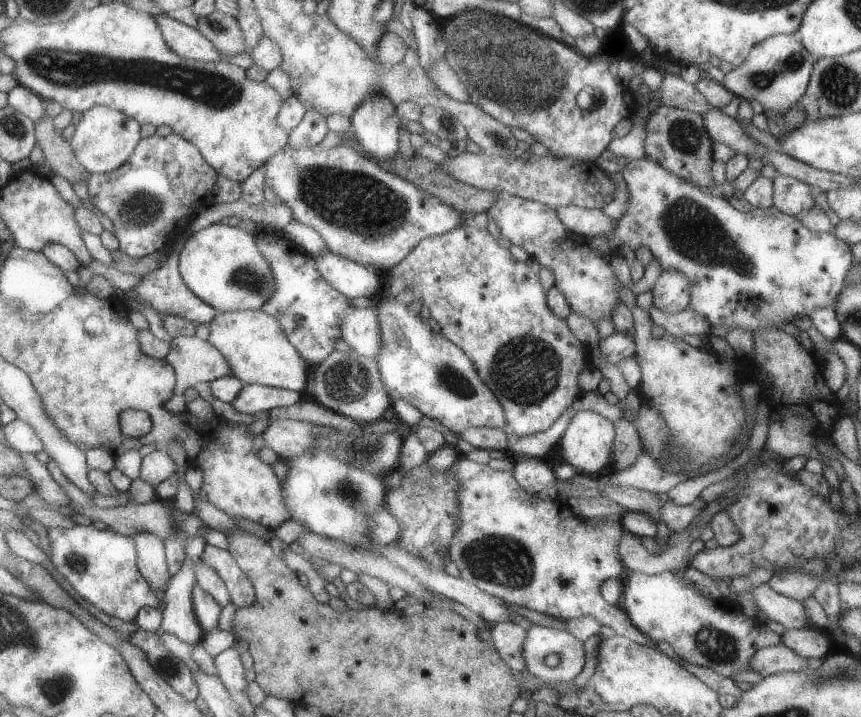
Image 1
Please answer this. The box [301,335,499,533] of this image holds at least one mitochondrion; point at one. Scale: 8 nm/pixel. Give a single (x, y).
(348, 381)

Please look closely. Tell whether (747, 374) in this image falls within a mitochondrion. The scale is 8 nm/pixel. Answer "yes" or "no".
no

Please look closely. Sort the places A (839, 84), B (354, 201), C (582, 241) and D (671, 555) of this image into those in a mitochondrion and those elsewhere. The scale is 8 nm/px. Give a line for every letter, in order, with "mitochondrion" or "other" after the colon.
A: mitochondrion
B: mitochondrion
C: other
D: other

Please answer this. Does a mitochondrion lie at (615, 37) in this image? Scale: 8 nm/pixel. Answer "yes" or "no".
yes

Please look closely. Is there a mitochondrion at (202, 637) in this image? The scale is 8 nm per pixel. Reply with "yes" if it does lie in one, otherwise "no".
no

